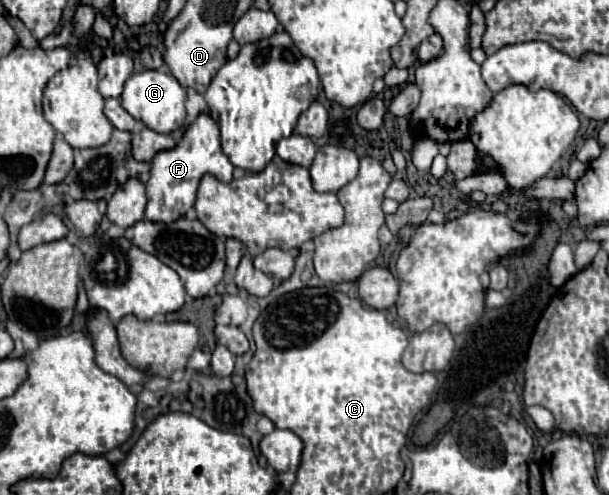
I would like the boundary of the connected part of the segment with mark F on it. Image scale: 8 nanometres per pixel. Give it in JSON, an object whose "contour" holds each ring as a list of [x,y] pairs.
{"contour":[[[199,113],[197,119],[183,133],[181,141],[173,149],[159,151],[151,161],[145,217],[149,221],[175,221],[175,217],[183,217],[185,211],[193,207],[197,185],[205,173],[213,173],[219,181],[227,183],[233,179],[233,169],[235,167],[221,149],[219,125],[213,121],[209,113]]]}

